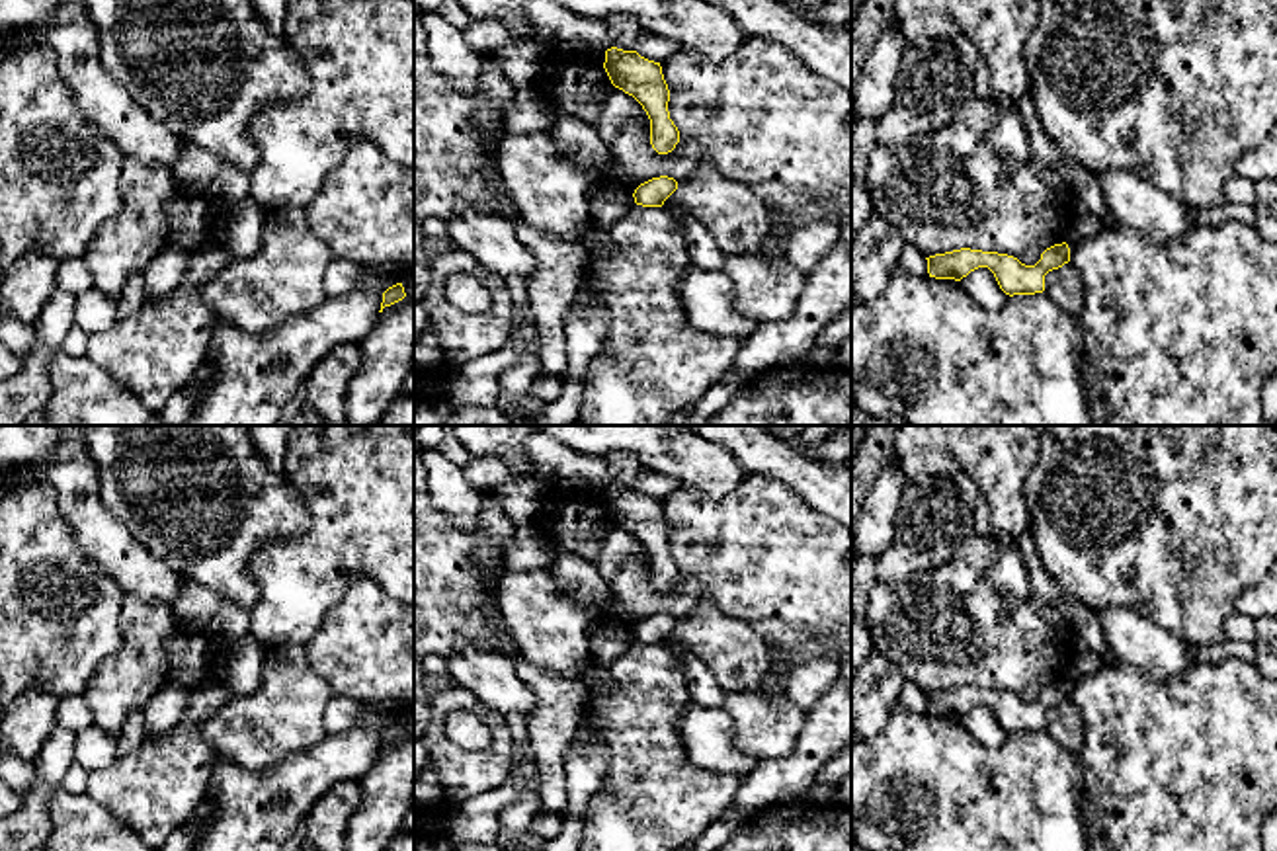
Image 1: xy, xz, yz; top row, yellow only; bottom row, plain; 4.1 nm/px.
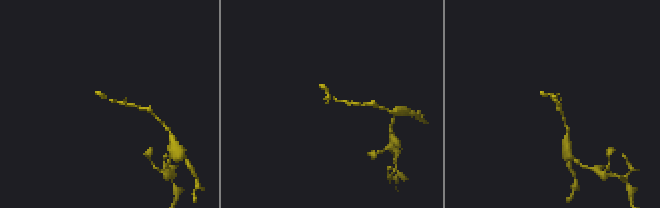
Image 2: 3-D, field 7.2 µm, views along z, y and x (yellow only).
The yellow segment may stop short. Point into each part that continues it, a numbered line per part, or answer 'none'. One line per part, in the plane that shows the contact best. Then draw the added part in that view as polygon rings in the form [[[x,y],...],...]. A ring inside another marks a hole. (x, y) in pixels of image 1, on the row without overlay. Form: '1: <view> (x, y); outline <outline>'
none

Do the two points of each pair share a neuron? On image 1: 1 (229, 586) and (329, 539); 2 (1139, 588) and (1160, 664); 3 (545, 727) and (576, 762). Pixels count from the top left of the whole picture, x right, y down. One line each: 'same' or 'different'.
1: different
2: different
3: different

